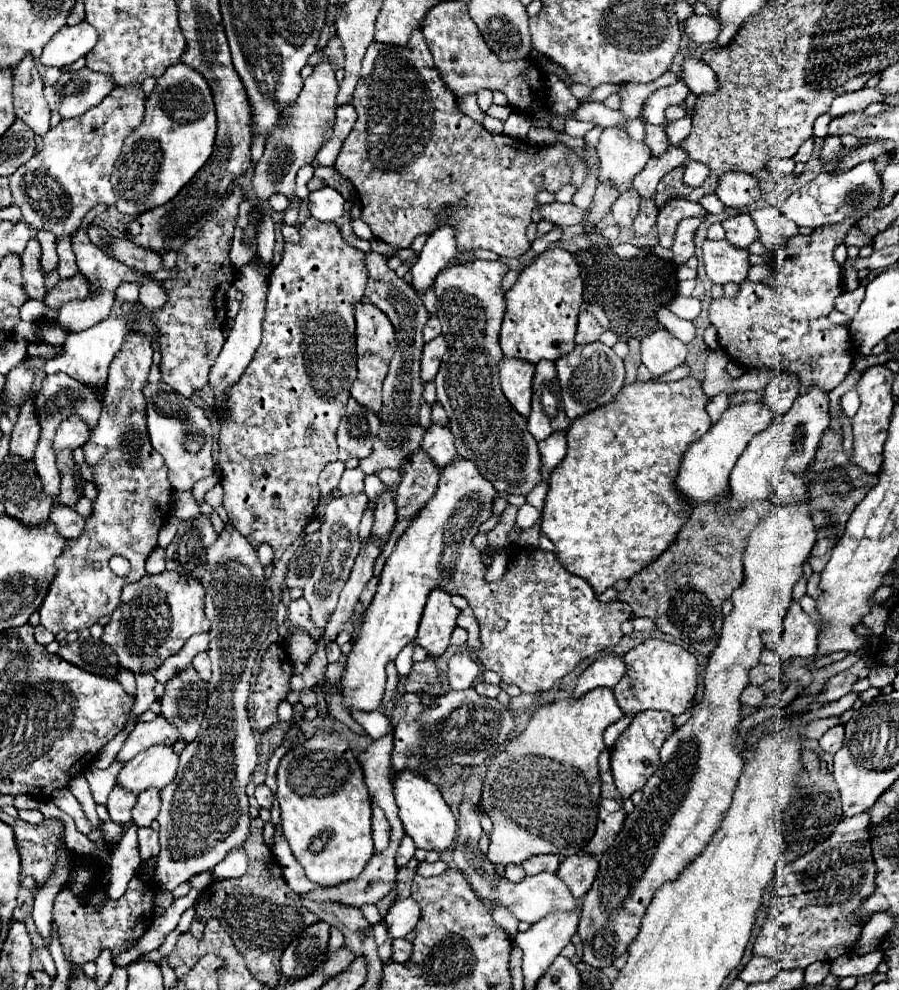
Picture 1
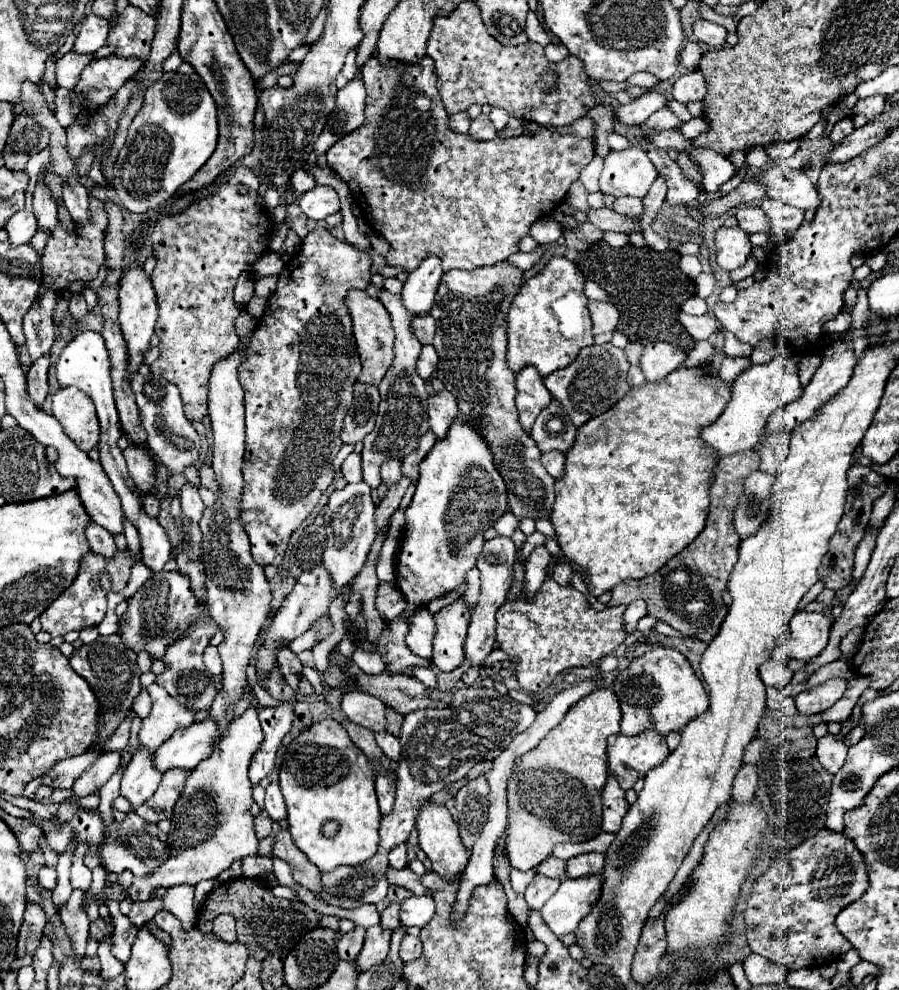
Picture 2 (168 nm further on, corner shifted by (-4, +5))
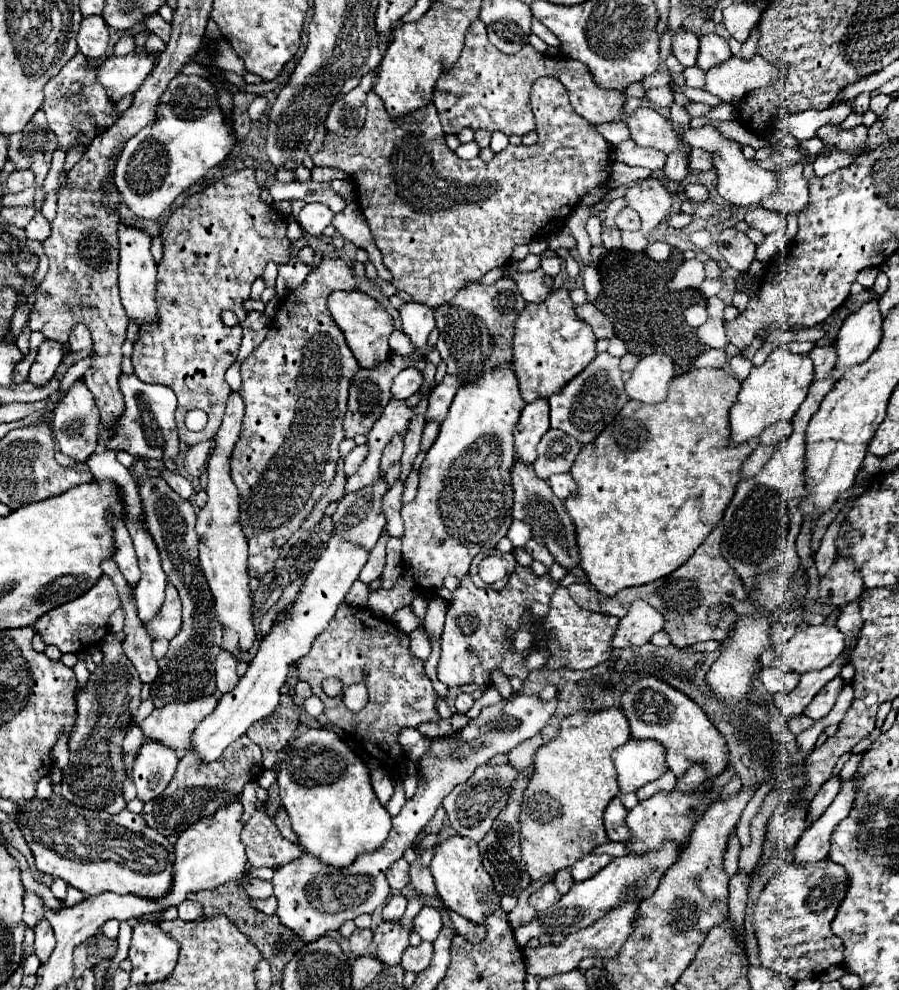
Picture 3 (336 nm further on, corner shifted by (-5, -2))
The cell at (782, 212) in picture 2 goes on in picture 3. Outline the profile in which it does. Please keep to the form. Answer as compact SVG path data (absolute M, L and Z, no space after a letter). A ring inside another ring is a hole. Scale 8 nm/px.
M792 165L778 173L778 189L760 201L762 207L778 211L782 215L800 213L806 209L808 201L808 183L802 177L802 165Z

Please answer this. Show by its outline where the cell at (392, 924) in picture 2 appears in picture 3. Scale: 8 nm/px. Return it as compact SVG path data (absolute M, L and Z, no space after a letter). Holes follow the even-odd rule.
M394 895L394 897L388 899L382 917L384 917L386 921L400 919L400 917L404 915L404 911L406 911L406 897L404 897L404 895Z

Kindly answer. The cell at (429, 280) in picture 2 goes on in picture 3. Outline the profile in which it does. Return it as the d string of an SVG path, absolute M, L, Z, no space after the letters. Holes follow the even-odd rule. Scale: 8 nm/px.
M404 303L400 309L402 331L414 345L414 351L422 349L434 329L434 311L422 303Z

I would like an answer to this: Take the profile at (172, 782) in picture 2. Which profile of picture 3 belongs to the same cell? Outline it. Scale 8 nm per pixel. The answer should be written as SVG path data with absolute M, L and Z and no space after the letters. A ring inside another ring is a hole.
M248 735L236 739L230 747L224 749L222 757L212 763L204 763L196 751L188 751L180 759L174 779L170 781L166 791L144 805L142 817L164 837L178 835L196 821L214 815L220 807L226 807L228 803L238 799L242 795L244 785L258 779L262 773L262 751L256 743L248 739Z

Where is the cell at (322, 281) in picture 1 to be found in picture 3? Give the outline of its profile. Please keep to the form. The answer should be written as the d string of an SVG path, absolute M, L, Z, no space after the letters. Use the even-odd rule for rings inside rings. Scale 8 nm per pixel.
M322 259L306 281L294 289L270 321L266 339L242 363L240 395L246 405L242 433L230 455L230 477L240 493L238 523L248 539L248 575L262 577L274 569L278 553L288 537L302 525L316 501L326 493L340 459L338 445L344 439L342 419L348 403L348 387L358 363L336 327L326 299L332 291L356 289L352 271L342 259Z

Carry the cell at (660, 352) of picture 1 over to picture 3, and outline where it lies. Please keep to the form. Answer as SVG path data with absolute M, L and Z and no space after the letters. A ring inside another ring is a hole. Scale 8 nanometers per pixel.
M652 353L638 361L624 391L630 399L642 403L660 403L666 399L668 383L674 377L674 363L664 353Z

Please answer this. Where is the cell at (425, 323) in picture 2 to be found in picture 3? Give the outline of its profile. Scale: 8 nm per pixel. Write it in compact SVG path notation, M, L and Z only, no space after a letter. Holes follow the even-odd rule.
M392 331L390 339L388 339L390 351L392 355L410 355L410 339L406 339L406 335L402 331Z

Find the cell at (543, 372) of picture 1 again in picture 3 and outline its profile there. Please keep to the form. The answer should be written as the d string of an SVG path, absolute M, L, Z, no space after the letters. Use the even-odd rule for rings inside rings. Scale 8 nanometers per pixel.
M550 429L538 443L538 459L534 461L536 475L548 479L554 473L568 473L580 447L582 445L570 439L570 435Z

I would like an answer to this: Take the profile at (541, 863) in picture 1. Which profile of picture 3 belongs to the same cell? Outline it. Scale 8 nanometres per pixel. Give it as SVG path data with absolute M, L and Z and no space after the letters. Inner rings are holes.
M562 869L562 871L558 871L558 875L554 877L554 885L558 887L560 893L570 891L572 883L574 883L574 879L572 879L572 875L570 875L570 869Z

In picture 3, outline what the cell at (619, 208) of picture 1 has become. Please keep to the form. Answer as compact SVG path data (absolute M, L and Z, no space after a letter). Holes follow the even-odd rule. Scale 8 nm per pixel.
M626 207L616 215L616 227L618 229L626 229L626 231L638 231L640 229L640 219L634 213L634 209Z

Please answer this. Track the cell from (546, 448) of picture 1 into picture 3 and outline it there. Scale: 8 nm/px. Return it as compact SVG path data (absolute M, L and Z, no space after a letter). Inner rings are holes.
M562 473L562 475L552 475L548 479L548 485L552 487L554 495L562 501L566 501L568 497L574 497L578 493L578 485L574 483L572 475L570 473Z

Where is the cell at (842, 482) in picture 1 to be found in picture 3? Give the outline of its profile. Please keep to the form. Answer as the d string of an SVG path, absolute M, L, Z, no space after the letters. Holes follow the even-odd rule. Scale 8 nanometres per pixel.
M838 557L830 567L828 575L818 585L818 601L842 609L848 603L856 601L862 591L862 575L854 571L854 563L850 563L850 559Z

